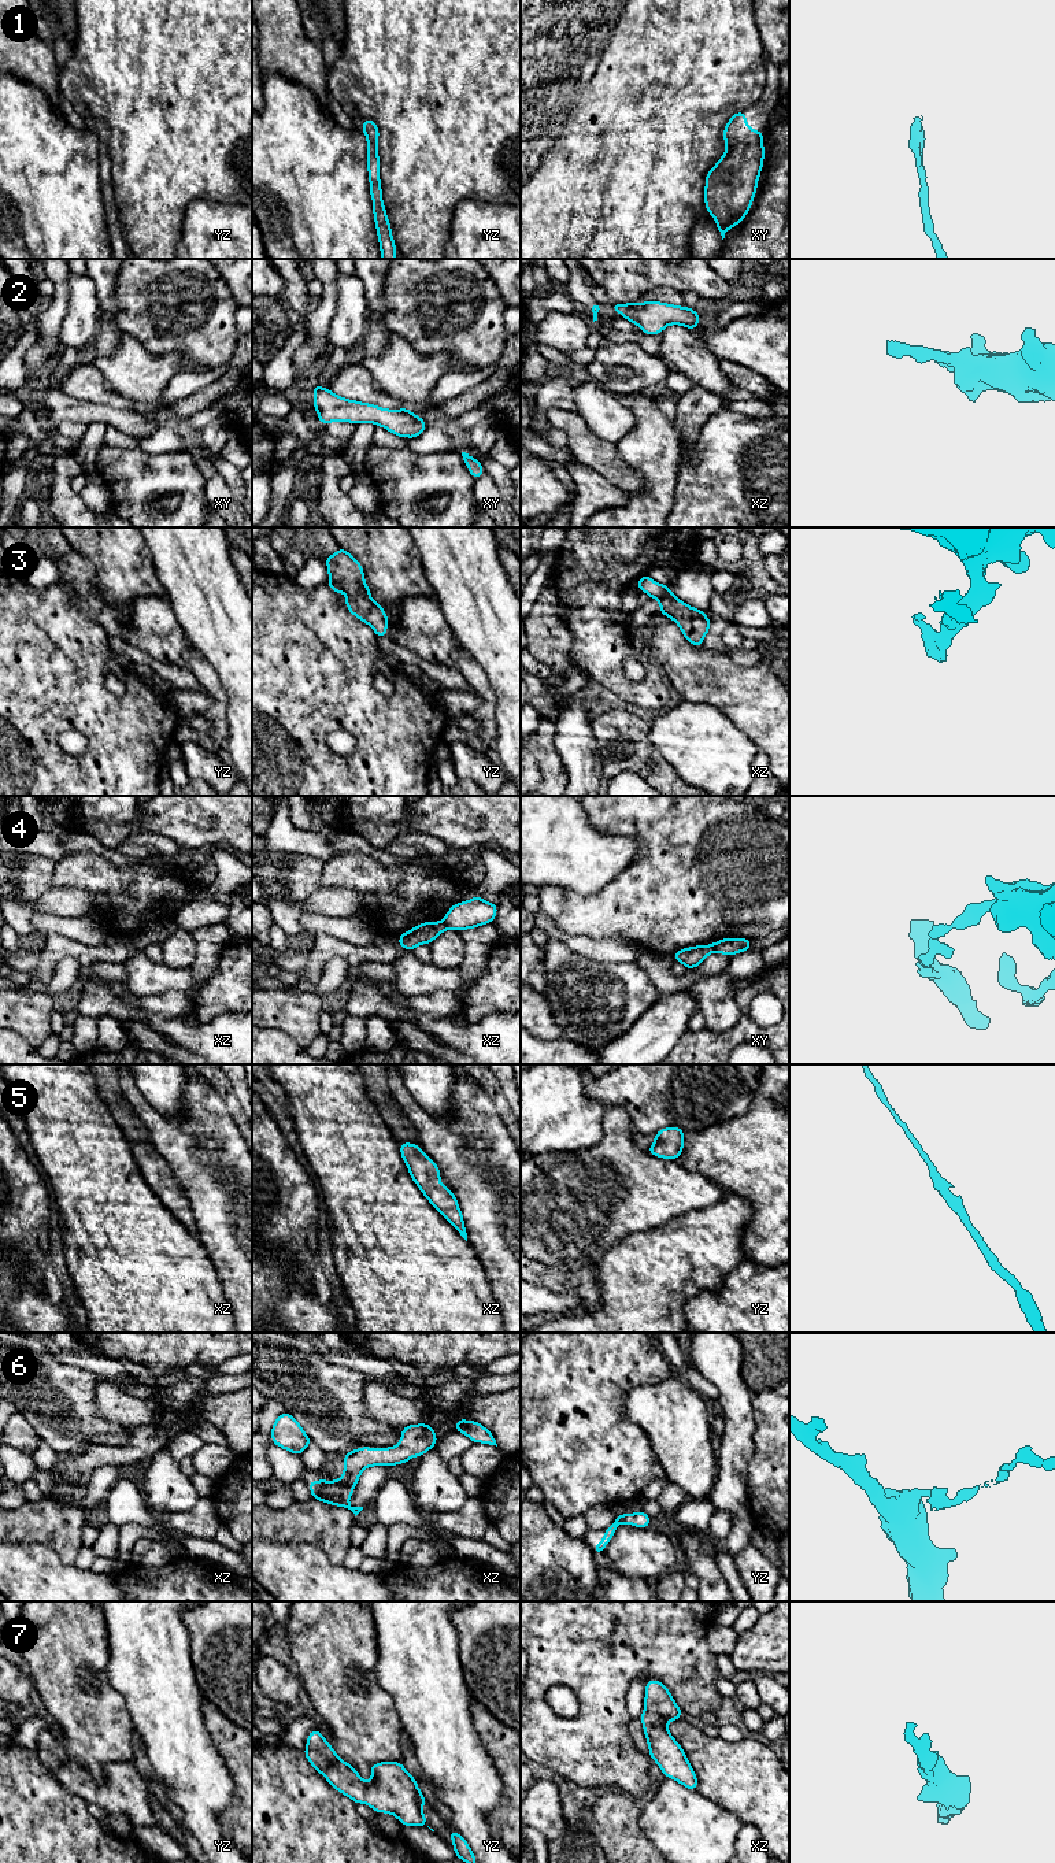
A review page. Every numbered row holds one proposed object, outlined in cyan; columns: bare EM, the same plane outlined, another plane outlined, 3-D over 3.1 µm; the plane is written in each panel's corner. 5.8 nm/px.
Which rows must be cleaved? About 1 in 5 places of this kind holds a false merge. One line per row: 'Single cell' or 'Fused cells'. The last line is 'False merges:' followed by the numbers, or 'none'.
1: Single cell
2: Single cell
3: Single cell
4: Fused cells
5: Single cell
6: Single cell
7: Single cell
False merges: 4

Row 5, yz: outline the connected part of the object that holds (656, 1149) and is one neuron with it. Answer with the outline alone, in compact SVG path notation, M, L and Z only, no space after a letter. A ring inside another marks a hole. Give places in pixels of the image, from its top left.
M673 1126L655 1133L655 1142L647 1149L651 1155L678 1159L684 1148L685 1131Z

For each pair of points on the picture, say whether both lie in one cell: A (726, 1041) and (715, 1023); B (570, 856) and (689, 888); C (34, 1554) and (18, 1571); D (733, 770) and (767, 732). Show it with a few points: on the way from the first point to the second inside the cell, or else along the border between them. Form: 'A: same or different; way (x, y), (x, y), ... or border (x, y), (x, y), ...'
A: different; border (736, 1022), (724, 1032), (710, 1032), (706, 1029)
B: different; border (635, 840), (636, 856), (598, 891)
C: same; way (32, 1558), (22, 1567)
D: different; border (732, 722), (759, 748)

